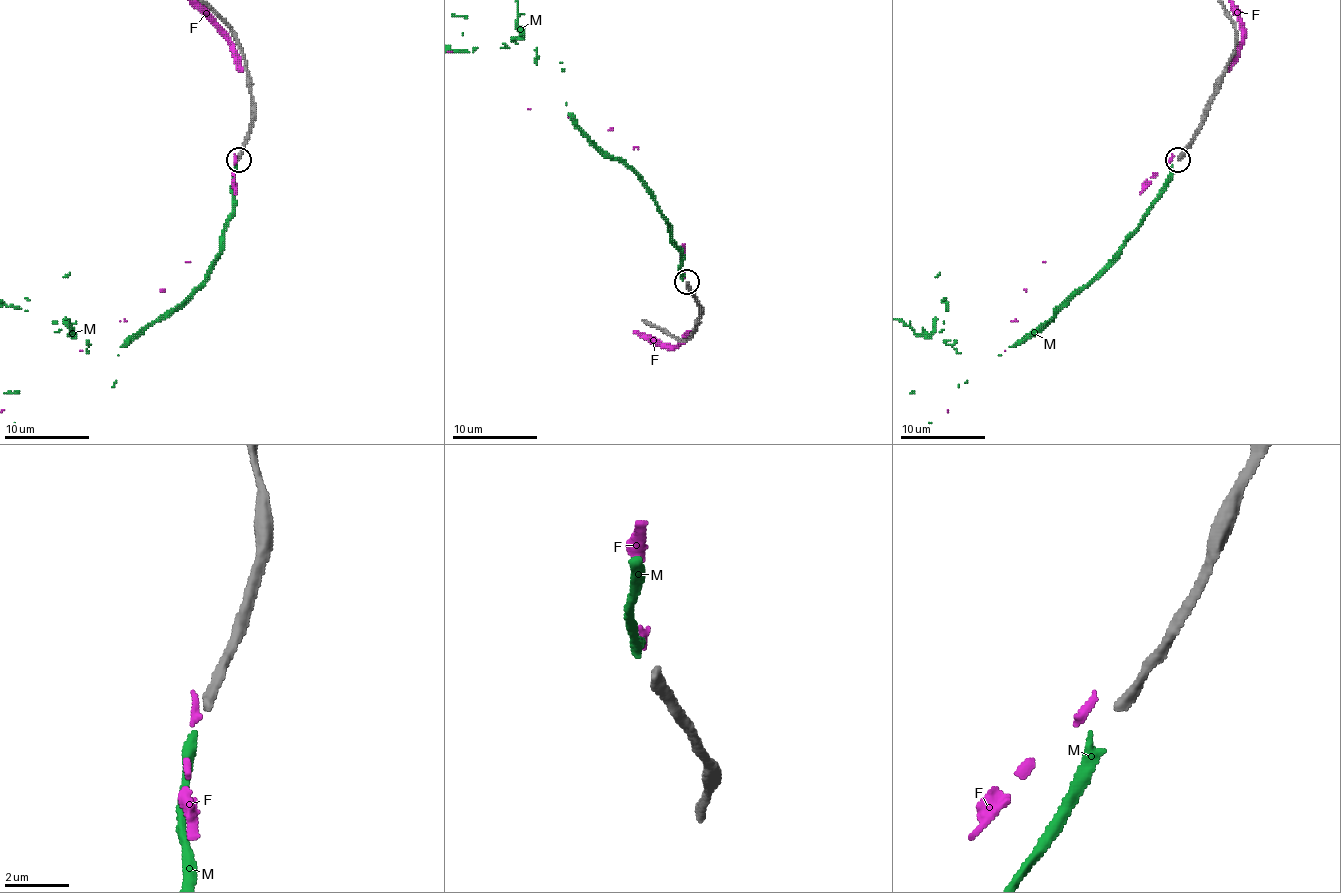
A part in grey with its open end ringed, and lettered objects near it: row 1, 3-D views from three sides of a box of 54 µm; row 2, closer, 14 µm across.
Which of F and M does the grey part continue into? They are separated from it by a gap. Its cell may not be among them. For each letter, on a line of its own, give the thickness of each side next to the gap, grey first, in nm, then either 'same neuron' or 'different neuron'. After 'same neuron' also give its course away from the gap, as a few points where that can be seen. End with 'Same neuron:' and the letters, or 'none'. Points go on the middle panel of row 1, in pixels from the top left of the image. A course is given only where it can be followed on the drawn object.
F: calibres 320 and 200 nm; different neuron
M: calibres 320 and 300 nm; same neuron
Same neuron: M

